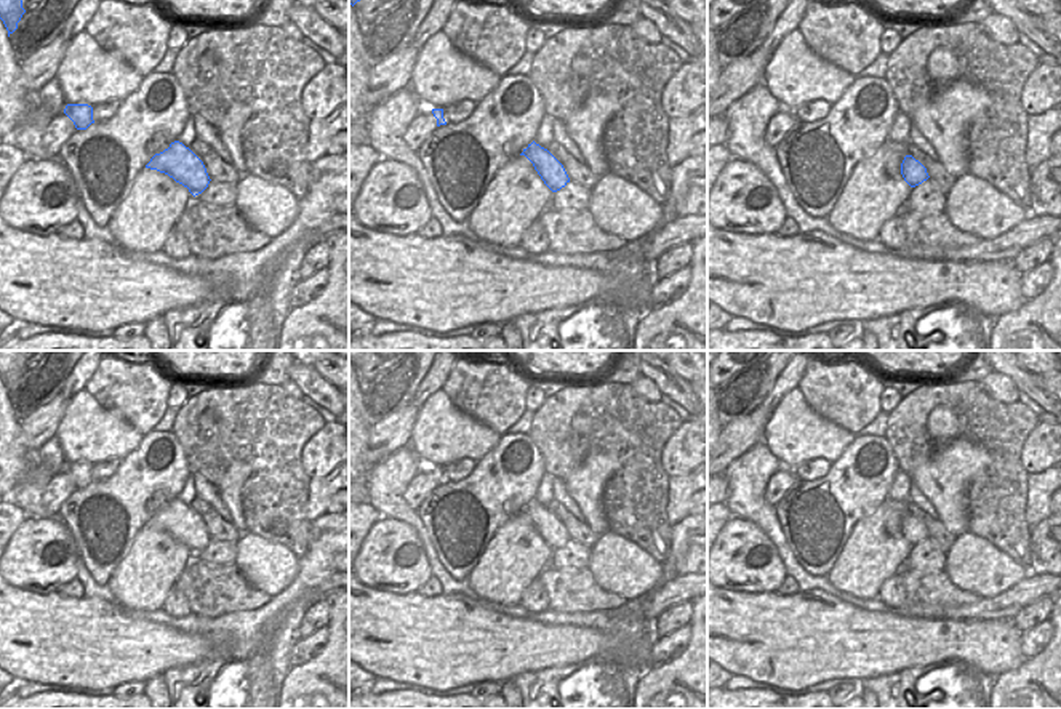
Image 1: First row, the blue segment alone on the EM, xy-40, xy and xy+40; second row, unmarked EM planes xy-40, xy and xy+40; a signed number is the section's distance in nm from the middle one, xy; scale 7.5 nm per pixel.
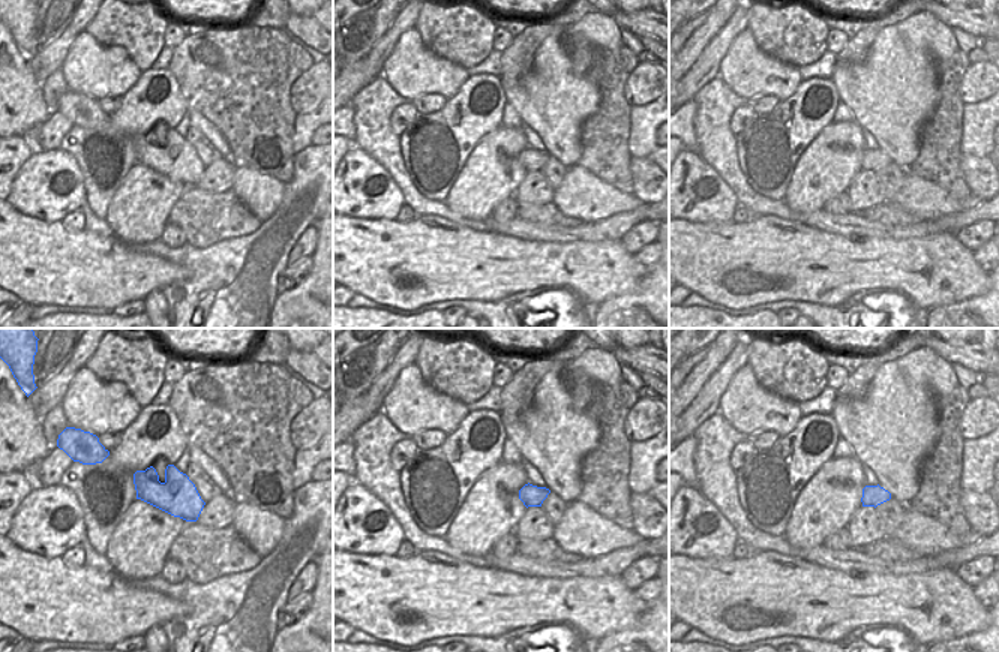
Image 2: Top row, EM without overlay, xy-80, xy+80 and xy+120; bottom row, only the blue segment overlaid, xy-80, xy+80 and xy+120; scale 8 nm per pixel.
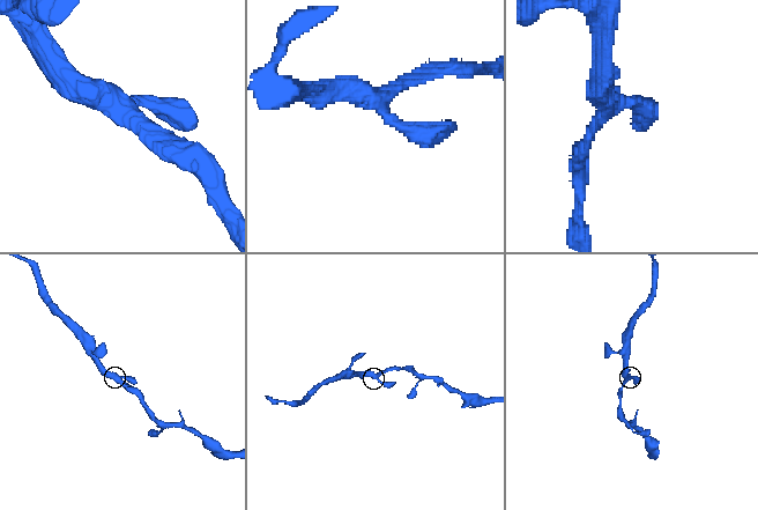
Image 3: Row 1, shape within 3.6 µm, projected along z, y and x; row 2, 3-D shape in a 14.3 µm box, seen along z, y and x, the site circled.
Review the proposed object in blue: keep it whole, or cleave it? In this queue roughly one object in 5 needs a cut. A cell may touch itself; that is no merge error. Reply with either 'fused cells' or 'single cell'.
single cell

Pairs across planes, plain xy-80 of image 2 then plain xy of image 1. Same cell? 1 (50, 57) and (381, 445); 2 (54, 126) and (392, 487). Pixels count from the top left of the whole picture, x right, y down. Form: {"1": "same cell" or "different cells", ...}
{"1": "same cell", "2": "different cells"}

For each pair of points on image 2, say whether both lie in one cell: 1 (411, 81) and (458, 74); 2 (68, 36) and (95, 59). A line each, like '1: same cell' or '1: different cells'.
1: same cell
2: different cells

